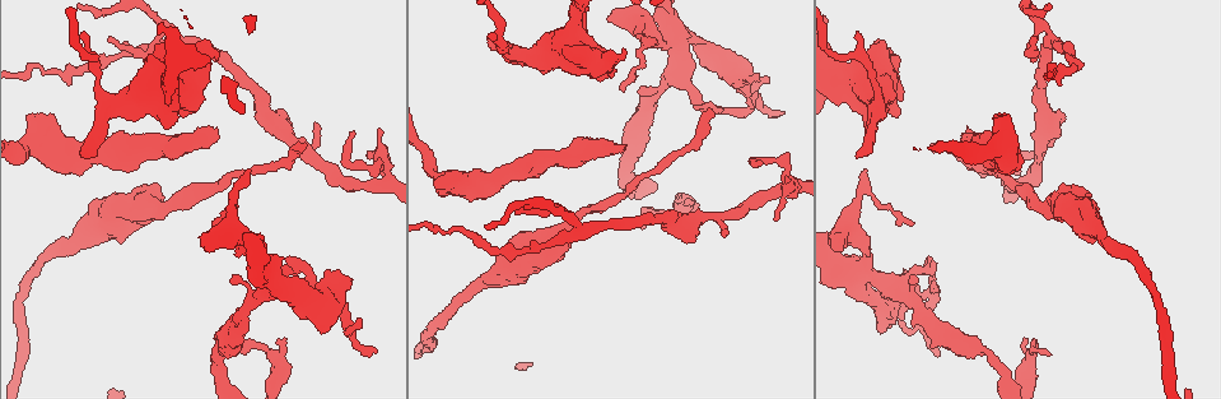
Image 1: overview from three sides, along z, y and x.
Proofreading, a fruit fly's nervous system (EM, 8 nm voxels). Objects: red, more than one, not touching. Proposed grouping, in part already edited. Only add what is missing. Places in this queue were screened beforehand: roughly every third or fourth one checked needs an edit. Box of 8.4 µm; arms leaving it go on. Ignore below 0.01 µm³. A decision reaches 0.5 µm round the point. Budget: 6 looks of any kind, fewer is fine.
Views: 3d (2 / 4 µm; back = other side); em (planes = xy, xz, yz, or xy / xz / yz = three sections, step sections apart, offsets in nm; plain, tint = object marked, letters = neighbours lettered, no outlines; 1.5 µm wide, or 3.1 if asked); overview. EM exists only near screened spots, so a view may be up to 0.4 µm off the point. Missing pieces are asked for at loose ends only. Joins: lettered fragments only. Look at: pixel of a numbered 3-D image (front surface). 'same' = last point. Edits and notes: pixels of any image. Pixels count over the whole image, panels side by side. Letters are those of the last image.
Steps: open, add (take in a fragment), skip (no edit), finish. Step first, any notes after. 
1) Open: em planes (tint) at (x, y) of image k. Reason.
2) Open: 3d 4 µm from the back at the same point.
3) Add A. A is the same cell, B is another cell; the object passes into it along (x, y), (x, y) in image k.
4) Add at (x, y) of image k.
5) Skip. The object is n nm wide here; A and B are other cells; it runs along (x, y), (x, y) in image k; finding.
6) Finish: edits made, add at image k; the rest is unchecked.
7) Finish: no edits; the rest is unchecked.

Open: 3d 2 µm at (369, 158) of image 1. Free end.

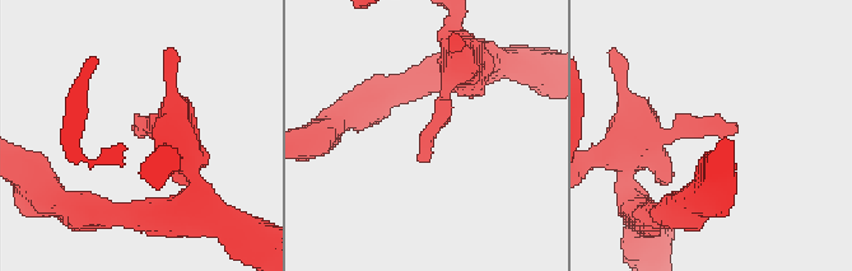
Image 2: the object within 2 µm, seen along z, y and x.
Open: em planes (plain) at (428, 160) of image 2.

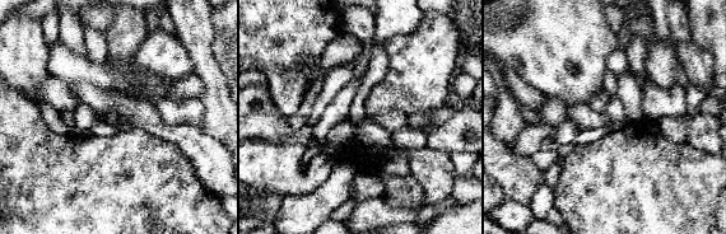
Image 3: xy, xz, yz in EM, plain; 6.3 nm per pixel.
Open: em planes (letters) at the same point. See the neighbours.

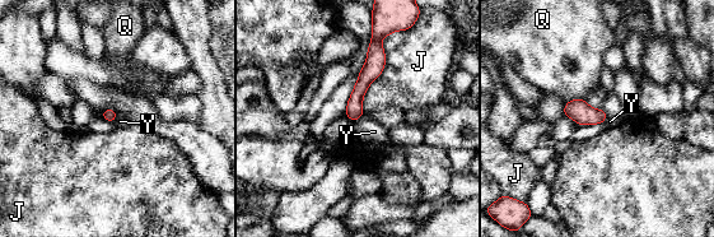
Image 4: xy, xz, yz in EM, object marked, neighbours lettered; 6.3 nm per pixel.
Skip. J, Q and Y are other cells; no lettered fragment goes on from it.

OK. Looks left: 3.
Open: em yz step 8 (tint) at (351, 279) of image 1. An open end.

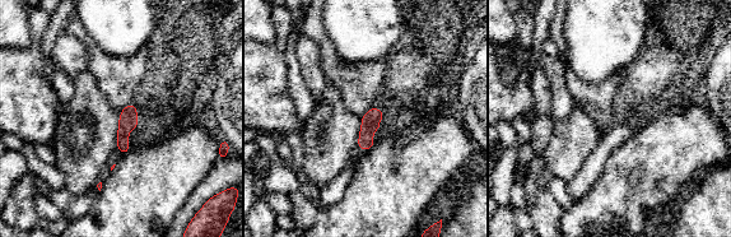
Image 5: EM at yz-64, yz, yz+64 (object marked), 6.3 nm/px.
Open: em xz step 8 (letters) at the same point. Cut it another way.

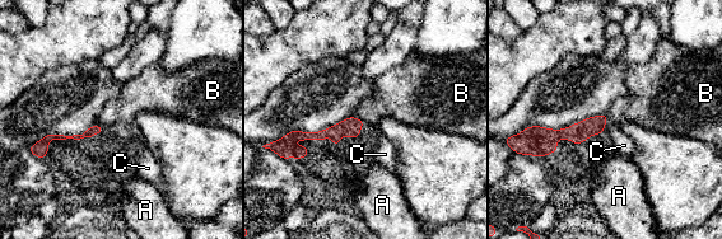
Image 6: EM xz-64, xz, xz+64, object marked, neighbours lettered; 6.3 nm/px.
Skip. A, B and C are other cells; it runs along (359, 123), (335, 132), (292, 137) in image 6; none of them fits.

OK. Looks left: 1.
Finish: no edits; the rest is unchecked.

